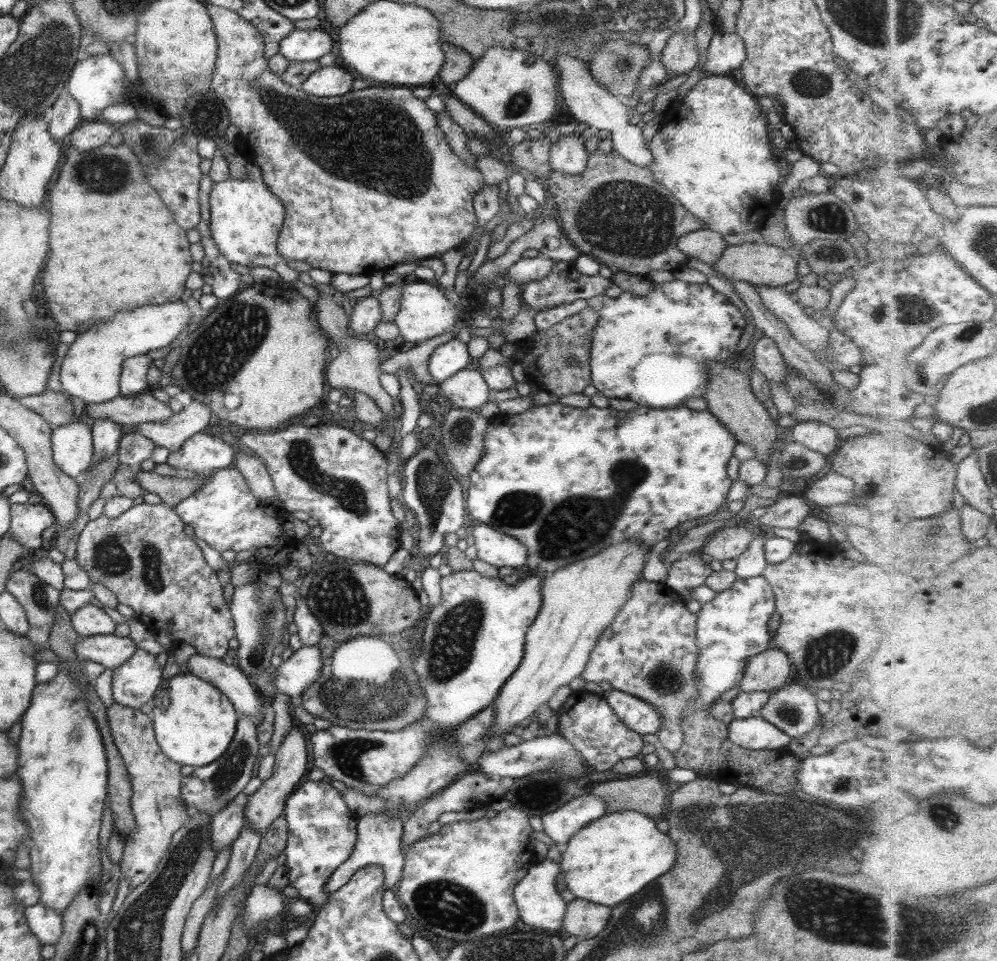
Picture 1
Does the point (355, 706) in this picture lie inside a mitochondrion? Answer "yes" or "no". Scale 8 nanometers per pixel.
yes

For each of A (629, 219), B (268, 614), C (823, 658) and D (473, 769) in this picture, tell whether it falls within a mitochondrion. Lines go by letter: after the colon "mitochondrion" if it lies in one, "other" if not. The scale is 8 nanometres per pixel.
A: mitochondrion
B: mitochondrion
C: mitochondrion
D: other

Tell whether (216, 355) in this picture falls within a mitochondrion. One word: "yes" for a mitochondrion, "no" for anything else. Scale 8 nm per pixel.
yes

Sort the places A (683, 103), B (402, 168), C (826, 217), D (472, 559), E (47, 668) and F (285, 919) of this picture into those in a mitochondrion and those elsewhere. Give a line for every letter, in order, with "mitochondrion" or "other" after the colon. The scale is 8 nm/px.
A: other
B: mitochondrion
C: mitochondrion
D: other
E: other
F: other

